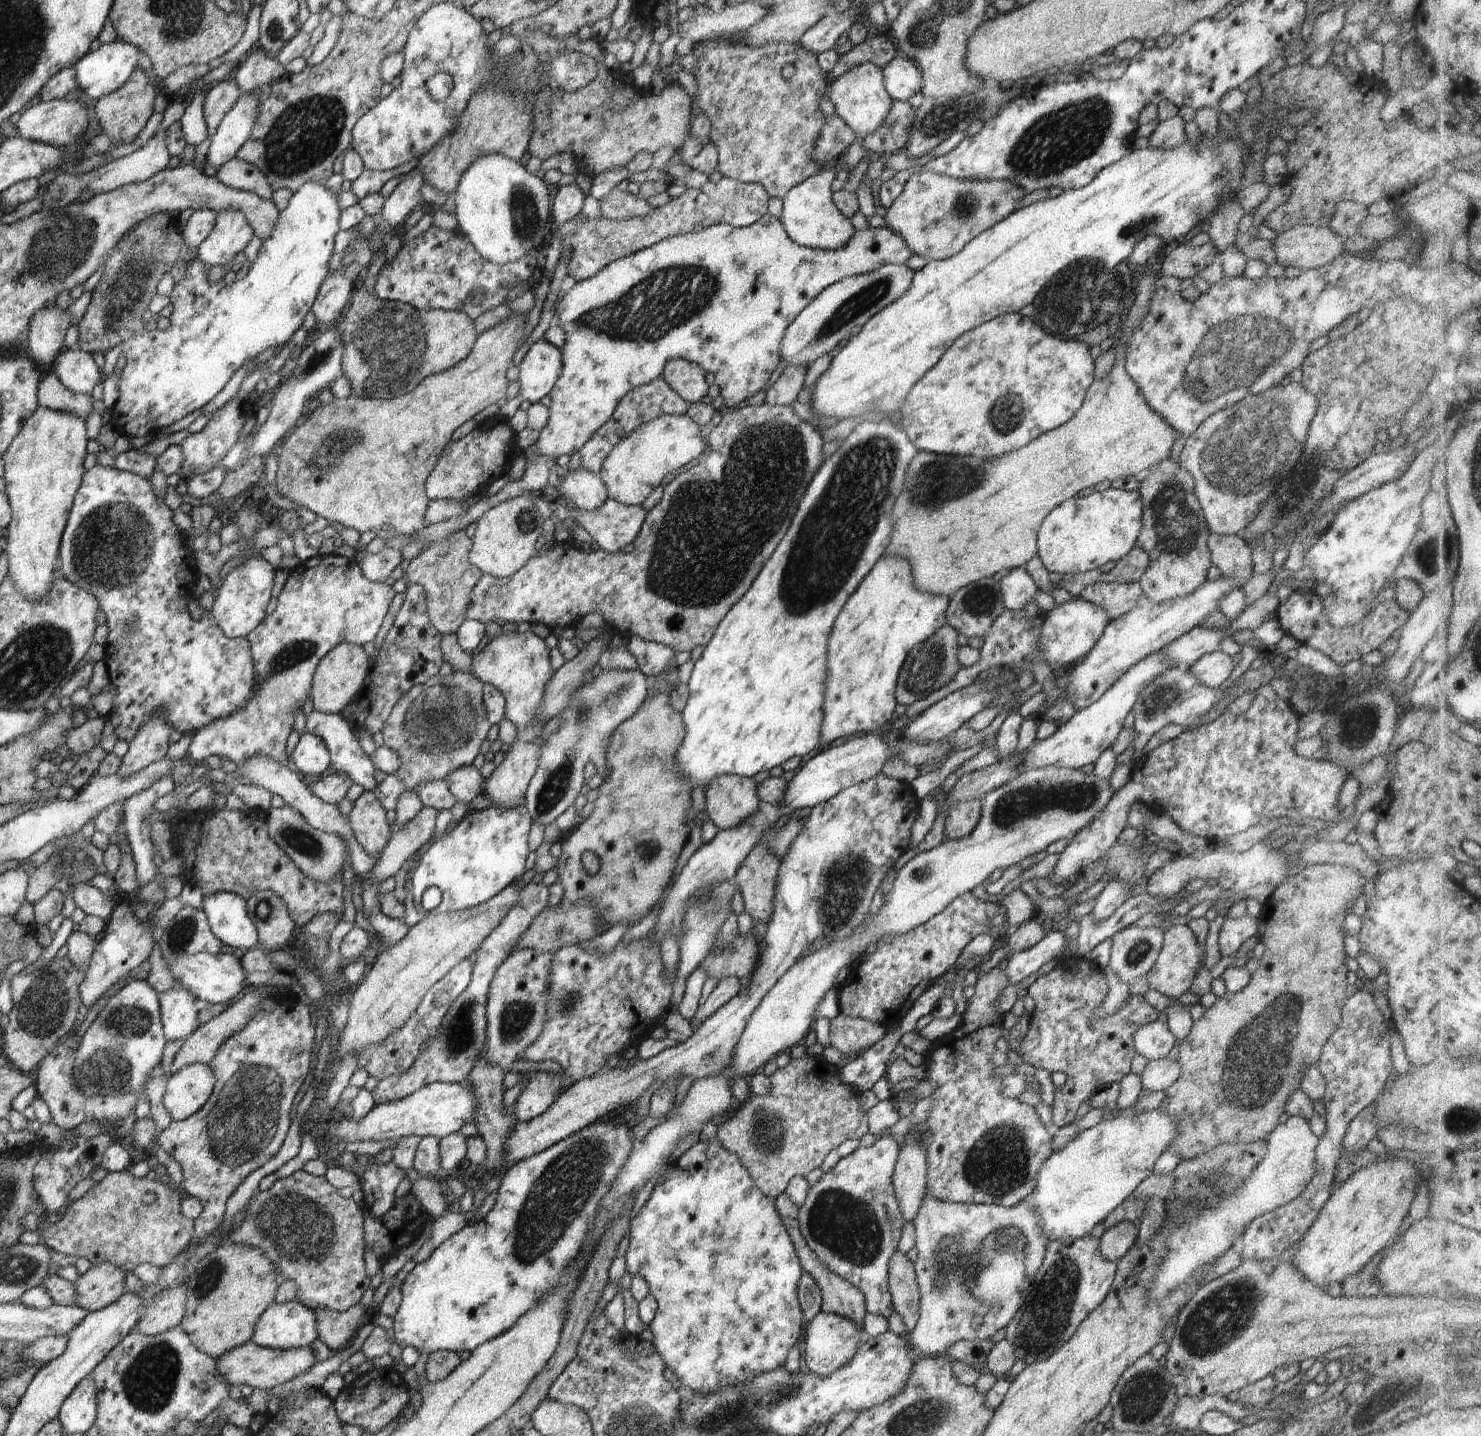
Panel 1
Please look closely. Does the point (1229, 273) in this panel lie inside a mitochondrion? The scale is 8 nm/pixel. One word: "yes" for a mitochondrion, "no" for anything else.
no

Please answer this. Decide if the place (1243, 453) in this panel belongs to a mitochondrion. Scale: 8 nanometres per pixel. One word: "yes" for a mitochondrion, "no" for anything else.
yes

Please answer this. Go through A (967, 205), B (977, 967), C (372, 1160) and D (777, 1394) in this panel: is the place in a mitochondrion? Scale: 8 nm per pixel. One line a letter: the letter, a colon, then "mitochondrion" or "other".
A: mitochondrion
B: other
C: other
D: mitochondrion

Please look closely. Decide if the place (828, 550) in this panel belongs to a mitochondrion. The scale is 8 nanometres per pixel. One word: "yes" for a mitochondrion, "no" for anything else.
yes

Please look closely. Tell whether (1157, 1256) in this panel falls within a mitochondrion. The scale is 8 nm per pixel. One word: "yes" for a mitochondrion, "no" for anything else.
no

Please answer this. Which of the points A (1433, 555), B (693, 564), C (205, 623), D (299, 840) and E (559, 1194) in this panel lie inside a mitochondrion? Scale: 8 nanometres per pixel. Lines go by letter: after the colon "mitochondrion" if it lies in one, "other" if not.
A: mitochondrion
B: mitochondrion
C: other
D: mitochondrion
E: mitochondrion

